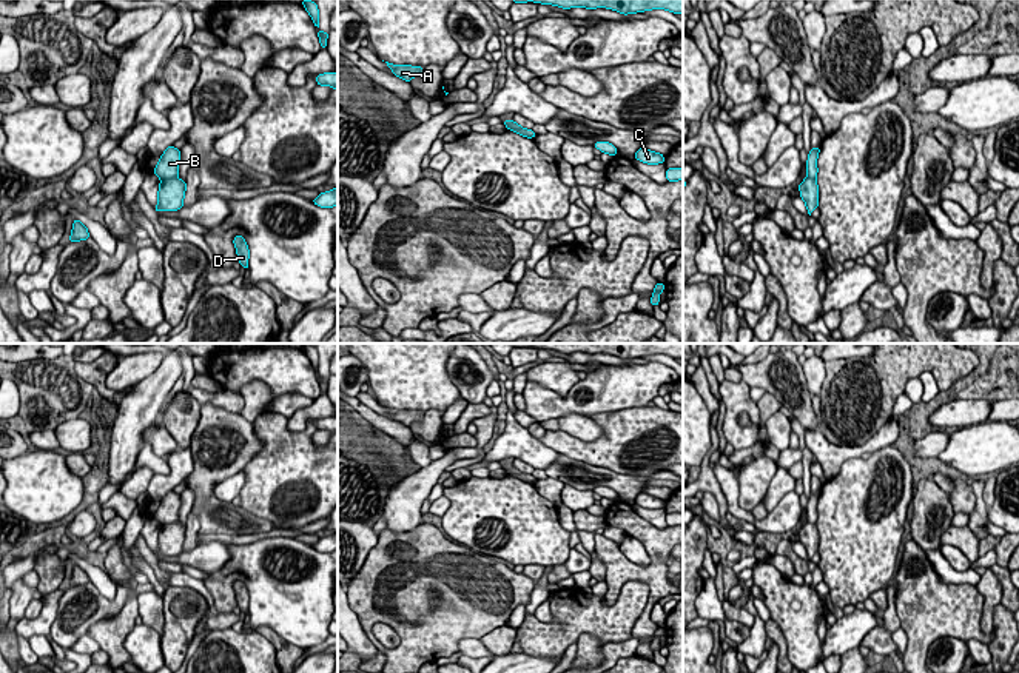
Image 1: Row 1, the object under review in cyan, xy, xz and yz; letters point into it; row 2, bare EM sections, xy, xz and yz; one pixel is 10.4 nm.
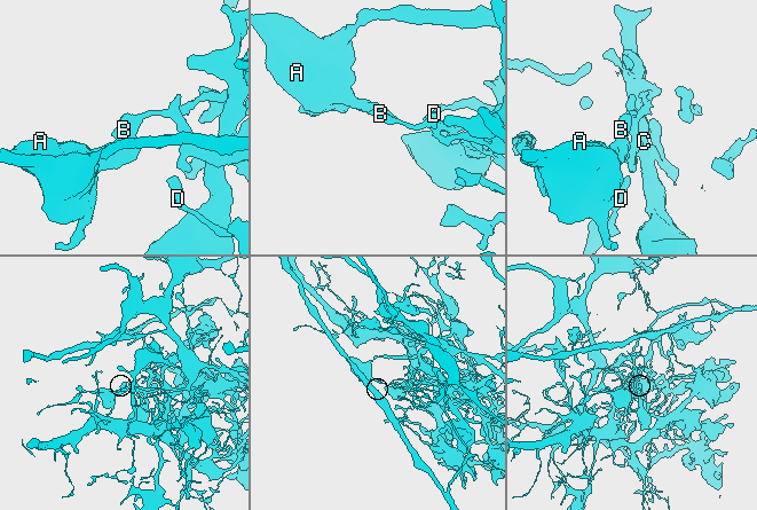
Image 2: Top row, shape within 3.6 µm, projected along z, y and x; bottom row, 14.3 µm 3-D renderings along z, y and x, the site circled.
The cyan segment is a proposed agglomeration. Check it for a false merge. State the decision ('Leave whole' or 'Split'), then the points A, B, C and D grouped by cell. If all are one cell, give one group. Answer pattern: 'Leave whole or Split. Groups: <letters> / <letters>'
Split. Groups: A C / B D

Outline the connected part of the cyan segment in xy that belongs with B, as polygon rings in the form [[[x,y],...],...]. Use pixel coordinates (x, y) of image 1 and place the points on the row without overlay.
[[[173,490],[168,491],[163,499],[160,501],[159,508],[154,513],[154,519],[163,525],[177,522],[180,508],[180,494],[174,493]]]

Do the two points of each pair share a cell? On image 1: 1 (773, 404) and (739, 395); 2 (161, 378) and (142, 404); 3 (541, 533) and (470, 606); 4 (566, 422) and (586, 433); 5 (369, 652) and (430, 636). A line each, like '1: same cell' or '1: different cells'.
1: different cells
2: same cell
3: different cells
4: same cell
5: different cells

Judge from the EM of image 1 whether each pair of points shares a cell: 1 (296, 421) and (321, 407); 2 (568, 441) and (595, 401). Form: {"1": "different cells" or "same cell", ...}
{"1": "same cell", "2": "different cells"}

